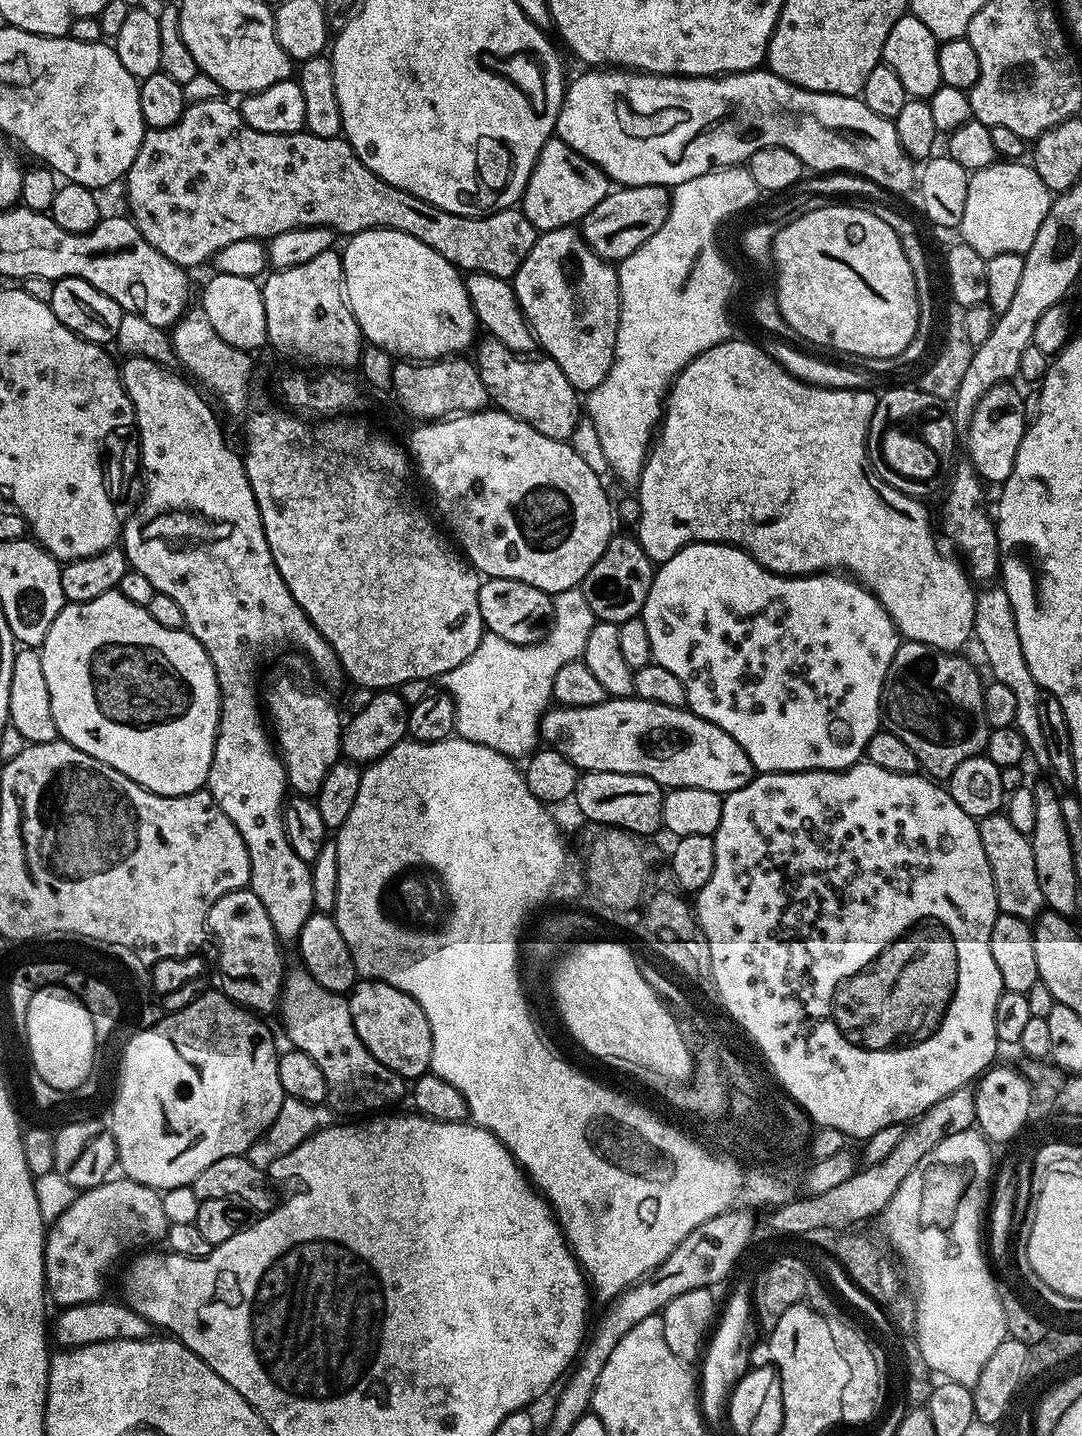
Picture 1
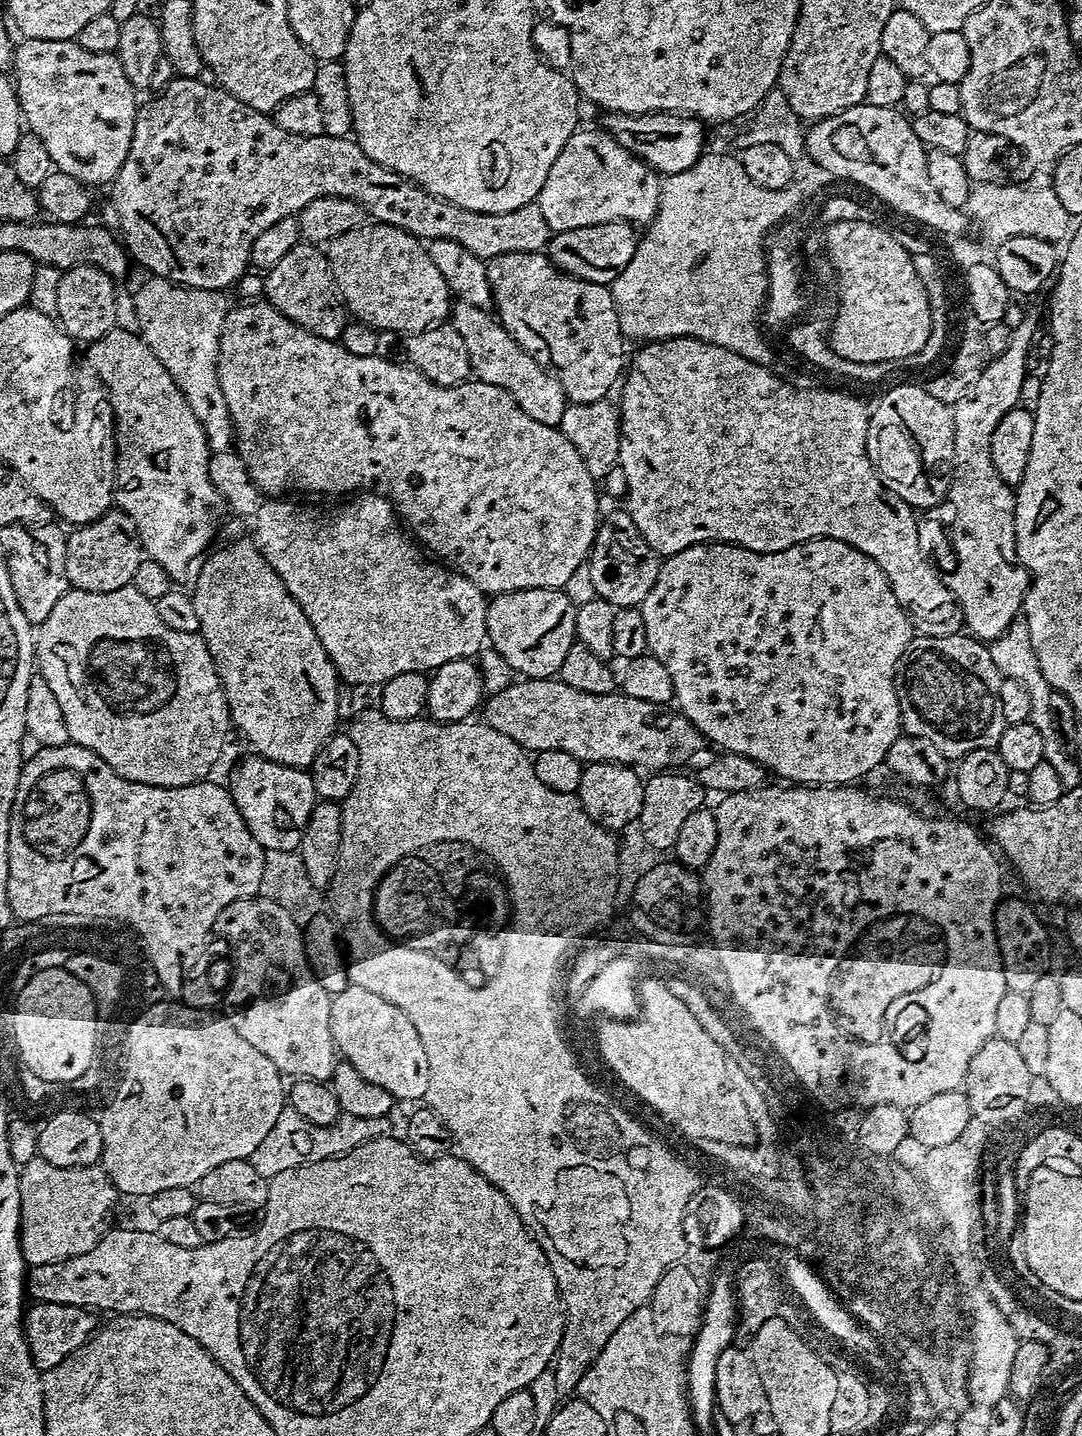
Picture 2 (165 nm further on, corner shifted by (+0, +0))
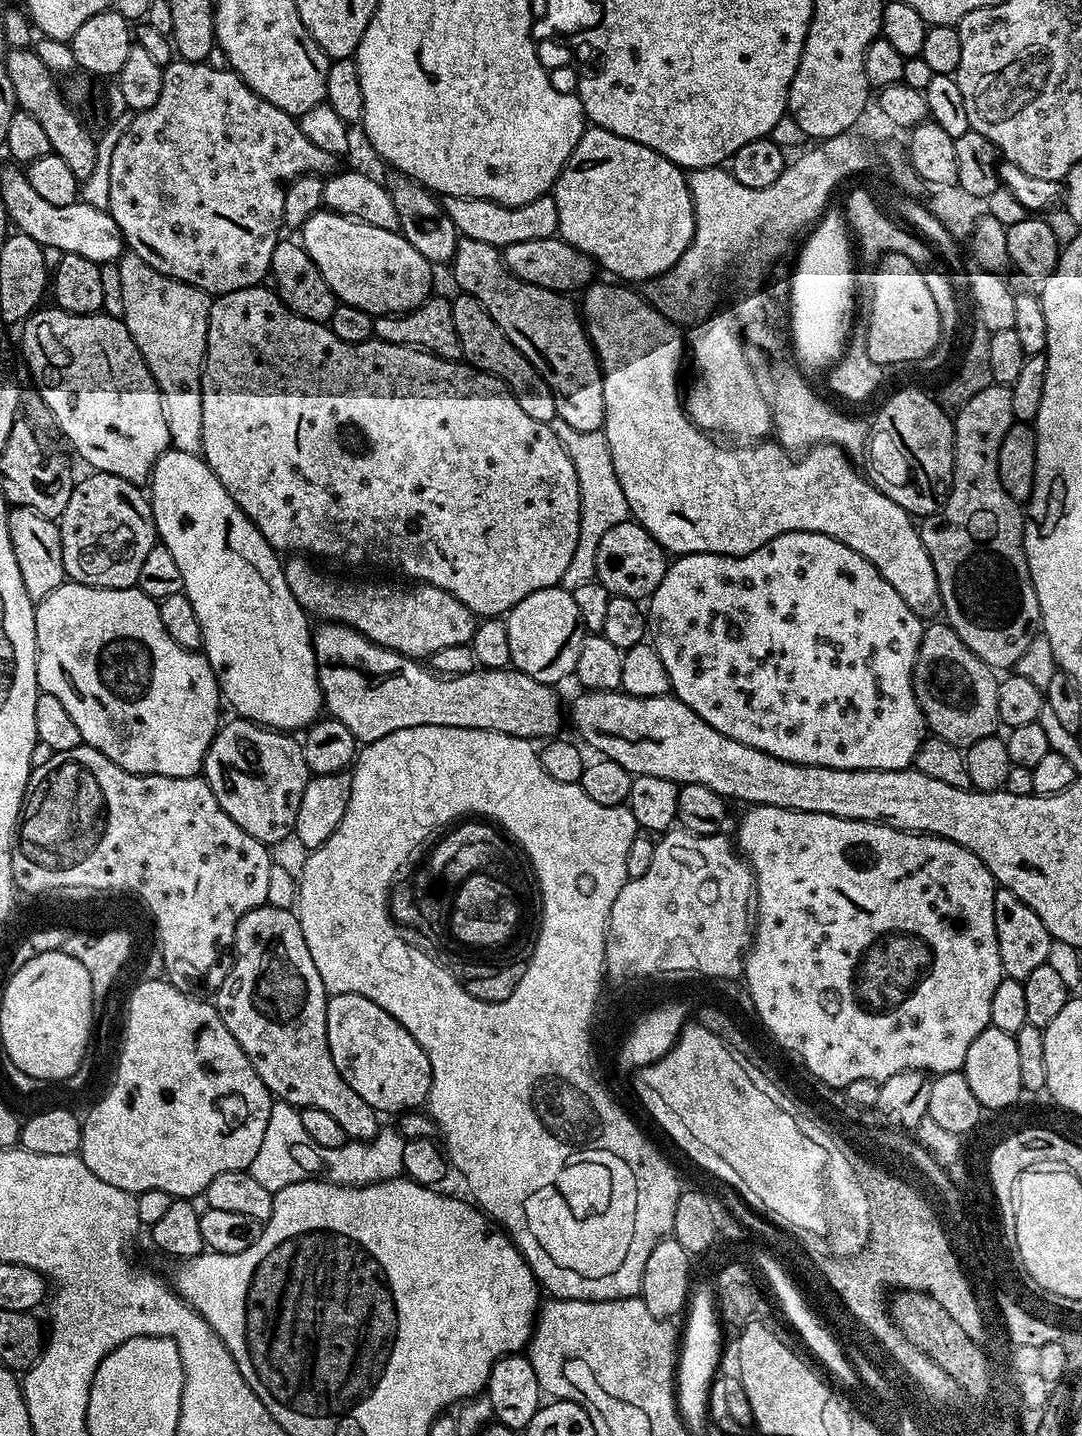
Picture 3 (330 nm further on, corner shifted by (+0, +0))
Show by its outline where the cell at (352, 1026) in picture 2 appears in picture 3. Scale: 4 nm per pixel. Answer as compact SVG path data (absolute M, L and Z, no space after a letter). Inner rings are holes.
M362 994L329 995L326 1030L338 1074L375 1112L403 1114L419 1109L427 1101L432 1085L430 1062L422 1046L382 1006L362 998Z

